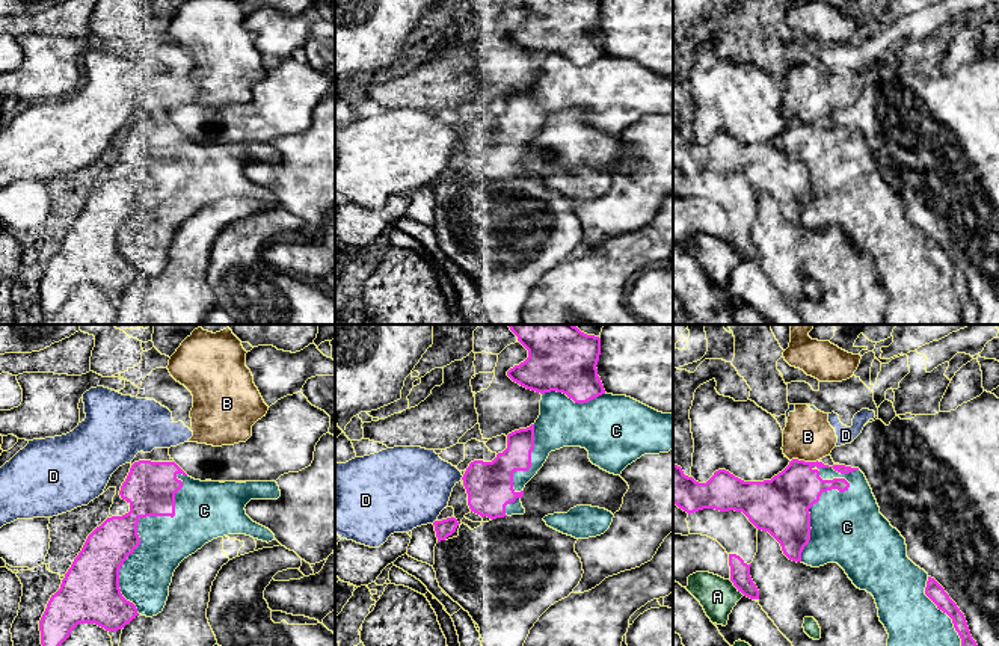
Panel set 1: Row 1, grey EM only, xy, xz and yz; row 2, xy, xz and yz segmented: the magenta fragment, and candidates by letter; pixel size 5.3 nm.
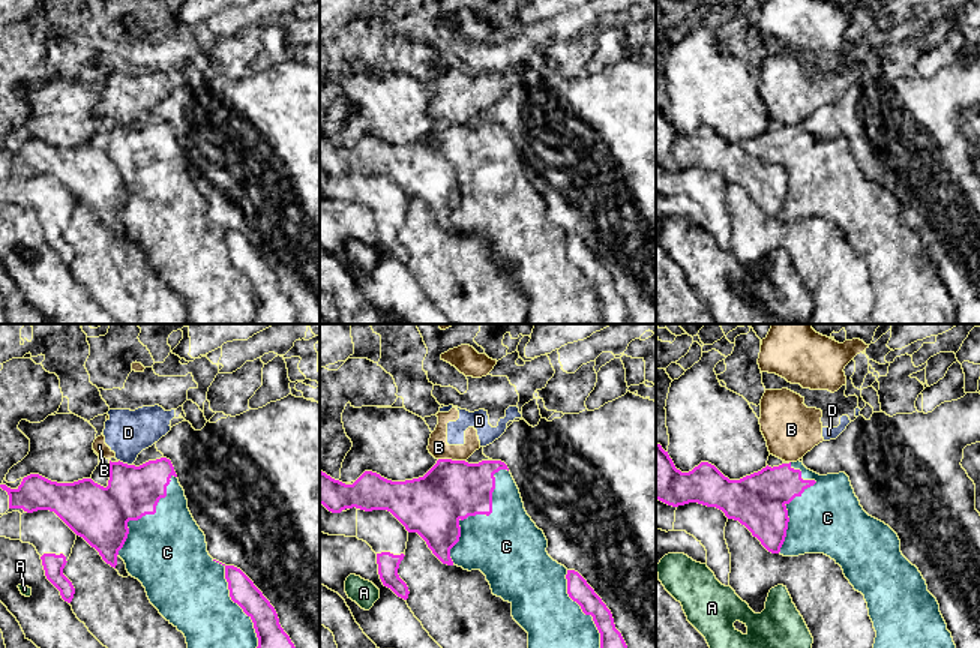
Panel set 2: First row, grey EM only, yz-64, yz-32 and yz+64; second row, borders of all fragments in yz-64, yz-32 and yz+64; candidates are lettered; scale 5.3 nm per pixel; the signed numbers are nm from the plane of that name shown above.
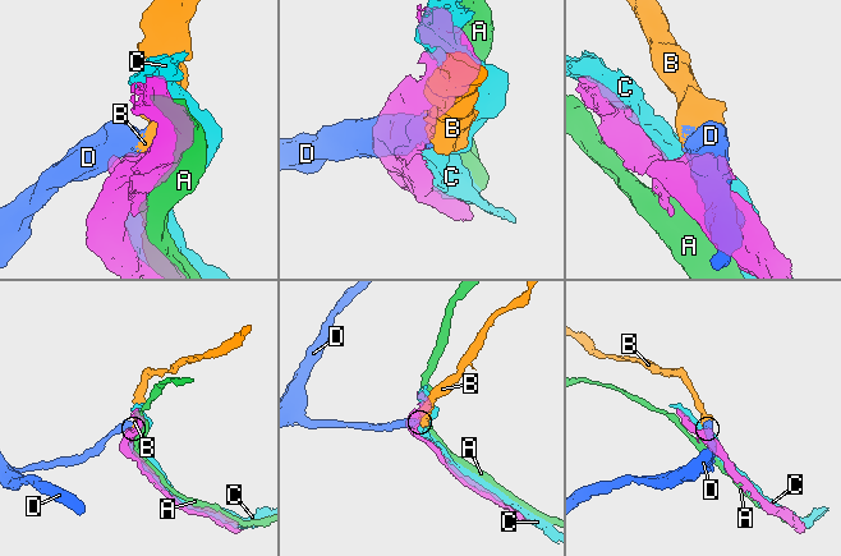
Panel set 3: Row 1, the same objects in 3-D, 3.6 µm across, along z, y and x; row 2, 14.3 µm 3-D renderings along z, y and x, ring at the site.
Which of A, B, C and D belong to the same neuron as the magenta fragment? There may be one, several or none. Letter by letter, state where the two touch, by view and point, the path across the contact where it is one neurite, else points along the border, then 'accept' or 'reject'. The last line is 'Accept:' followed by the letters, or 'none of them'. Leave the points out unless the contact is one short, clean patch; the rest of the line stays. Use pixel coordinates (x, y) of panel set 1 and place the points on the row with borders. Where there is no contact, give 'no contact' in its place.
A: yz (737, 587) | along yz (729, 580), (744, 595) | reject
B: yz (803, 461) | along yz (791, 459), (817, 461) | reject
C: yz (839, 491) | reject
D: xz (462, 477) | reject
Accept: none of them

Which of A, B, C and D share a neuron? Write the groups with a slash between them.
A / B D / C

